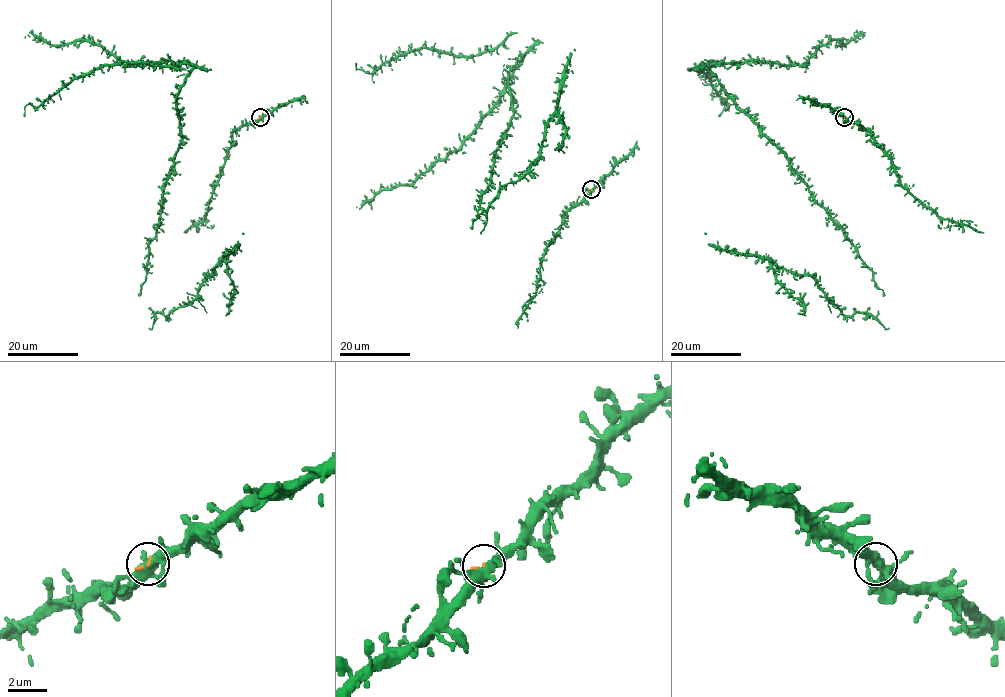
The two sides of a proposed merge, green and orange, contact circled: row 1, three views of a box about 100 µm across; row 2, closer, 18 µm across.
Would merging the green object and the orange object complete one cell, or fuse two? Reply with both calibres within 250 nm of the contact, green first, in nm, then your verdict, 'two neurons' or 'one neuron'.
calibres 440 and 200 nm; two neurons

